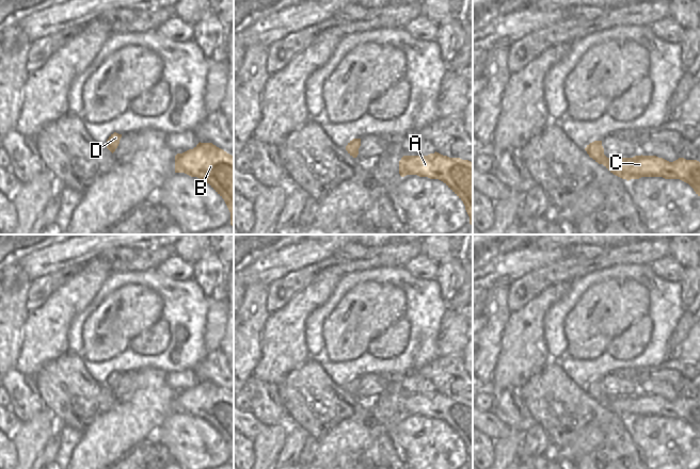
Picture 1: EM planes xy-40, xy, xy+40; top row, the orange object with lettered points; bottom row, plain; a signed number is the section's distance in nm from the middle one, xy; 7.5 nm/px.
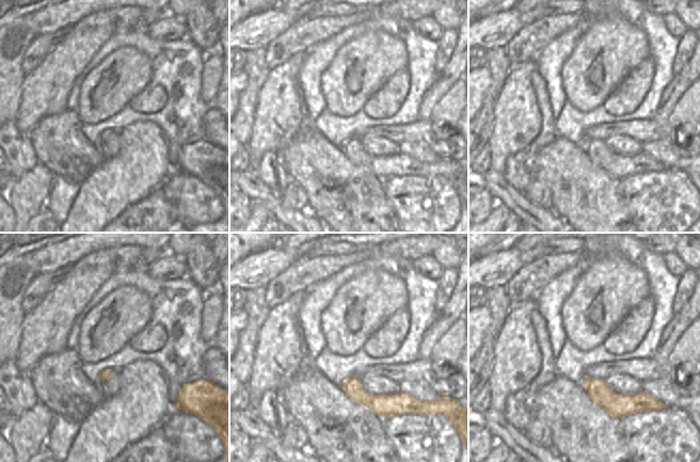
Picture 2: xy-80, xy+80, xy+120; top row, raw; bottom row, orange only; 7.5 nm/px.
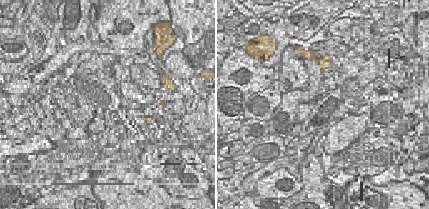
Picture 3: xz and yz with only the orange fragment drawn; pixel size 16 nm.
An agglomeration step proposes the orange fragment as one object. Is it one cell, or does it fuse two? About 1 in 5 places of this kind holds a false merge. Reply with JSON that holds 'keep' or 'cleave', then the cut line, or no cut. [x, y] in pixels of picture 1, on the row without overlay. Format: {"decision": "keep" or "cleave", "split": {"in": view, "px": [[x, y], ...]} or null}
{"decision": "keep", "split": null}

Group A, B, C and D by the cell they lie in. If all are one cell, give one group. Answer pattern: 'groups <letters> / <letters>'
groups A B C D

